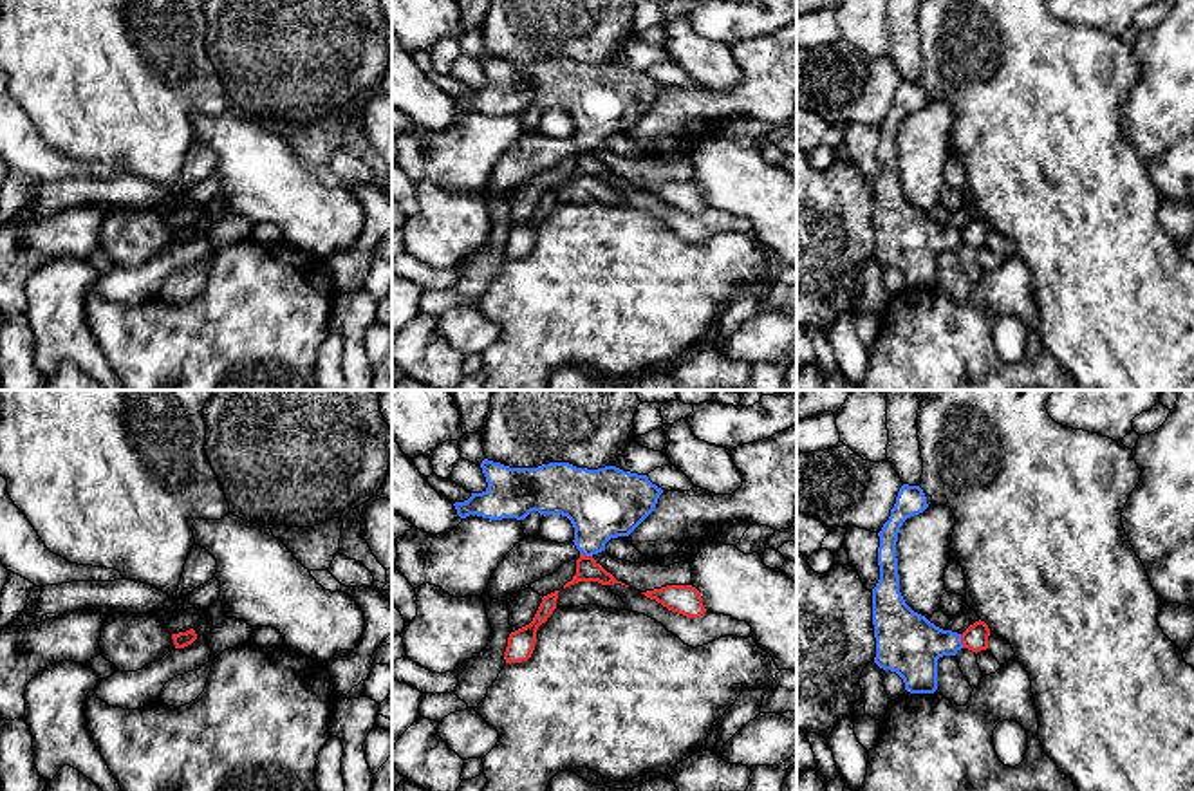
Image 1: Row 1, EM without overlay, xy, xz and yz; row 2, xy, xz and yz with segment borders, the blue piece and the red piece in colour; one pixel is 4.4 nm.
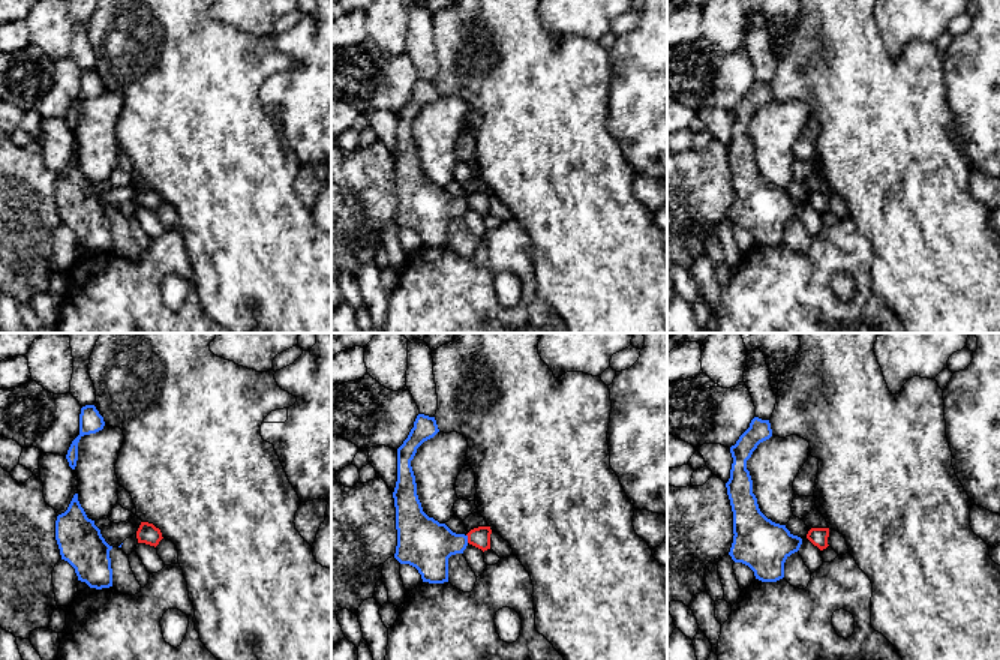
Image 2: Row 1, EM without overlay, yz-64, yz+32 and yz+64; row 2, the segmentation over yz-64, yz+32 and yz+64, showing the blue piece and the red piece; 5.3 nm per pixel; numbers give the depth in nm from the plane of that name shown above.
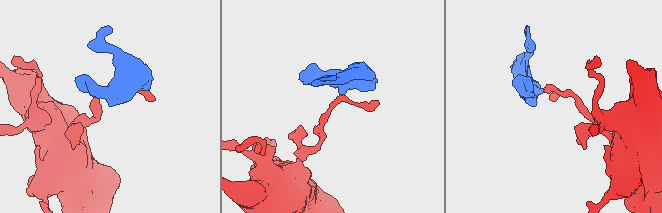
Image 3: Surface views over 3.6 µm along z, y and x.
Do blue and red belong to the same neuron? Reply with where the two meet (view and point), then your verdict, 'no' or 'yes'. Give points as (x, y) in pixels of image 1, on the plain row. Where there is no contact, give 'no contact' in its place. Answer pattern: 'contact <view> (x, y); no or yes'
contact yz (960, 237); no

